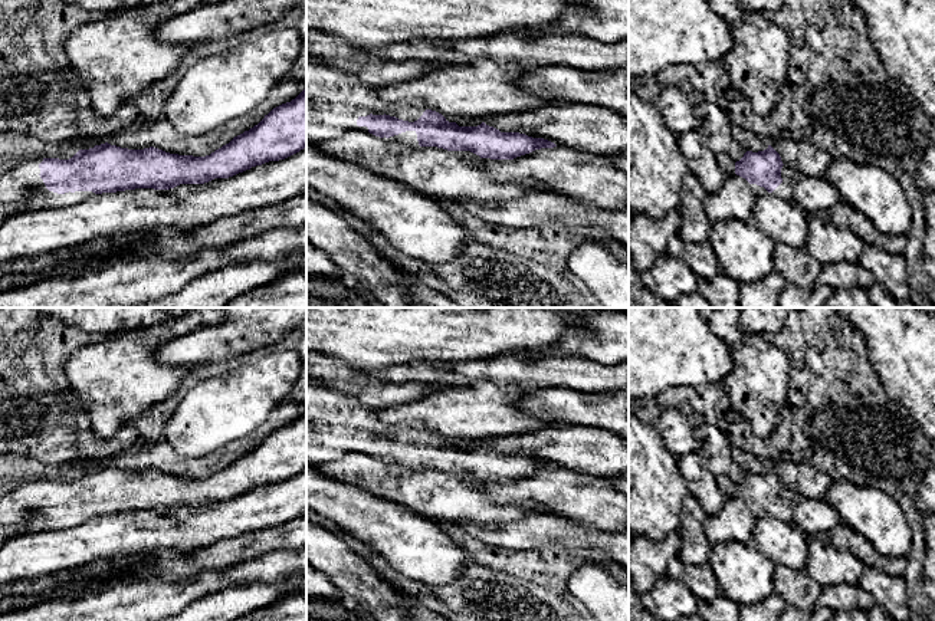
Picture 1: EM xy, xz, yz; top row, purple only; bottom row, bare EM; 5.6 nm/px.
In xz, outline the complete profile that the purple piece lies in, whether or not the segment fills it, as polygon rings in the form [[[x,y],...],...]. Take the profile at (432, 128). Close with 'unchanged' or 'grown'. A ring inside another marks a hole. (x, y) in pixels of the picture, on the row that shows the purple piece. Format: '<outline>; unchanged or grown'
[[[306,62],[306,142],[316,145],[348,131],[370,132],[414,148],[470,151],[491,160],[514,160],[557,147],[544,138],[501,132],[485,122],[459,126],[432,109],[387,105],[375,88],[364,85],[358,76],[319,62]]]; grown

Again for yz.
[[[768,145],[764,151],[747,151],[744,157],[735,162],[735,174],[749,183],[757,197],[775,196],[791,200],[793,190],[781,178],[783,165],[780,154]]]; grown

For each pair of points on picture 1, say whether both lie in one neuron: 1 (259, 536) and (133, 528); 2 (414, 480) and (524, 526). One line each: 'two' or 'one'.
1: two
2: two

